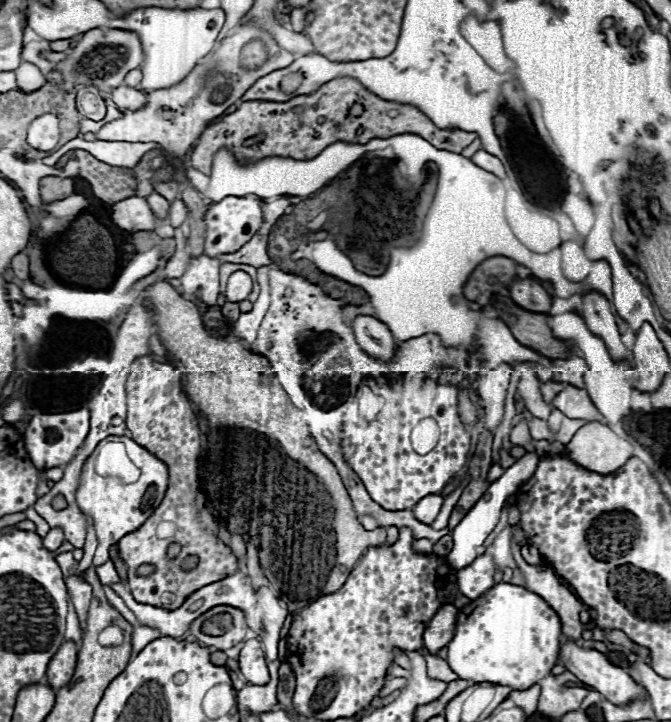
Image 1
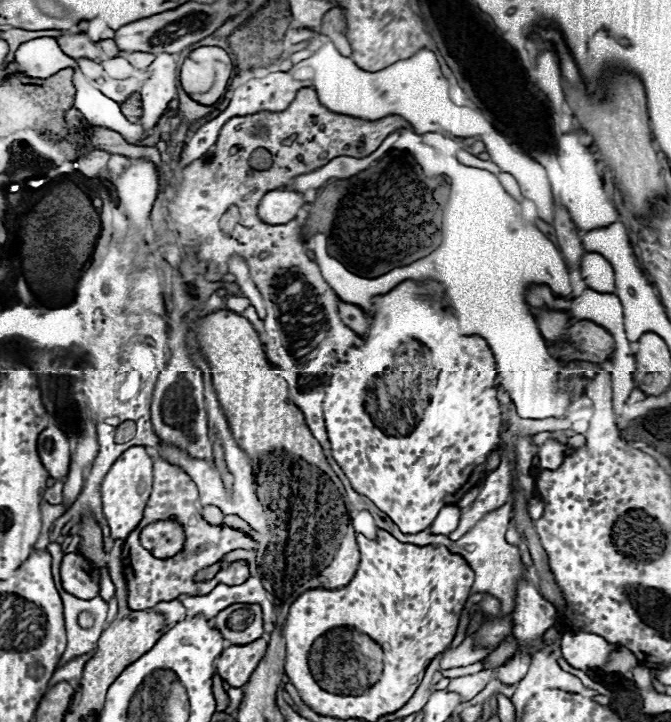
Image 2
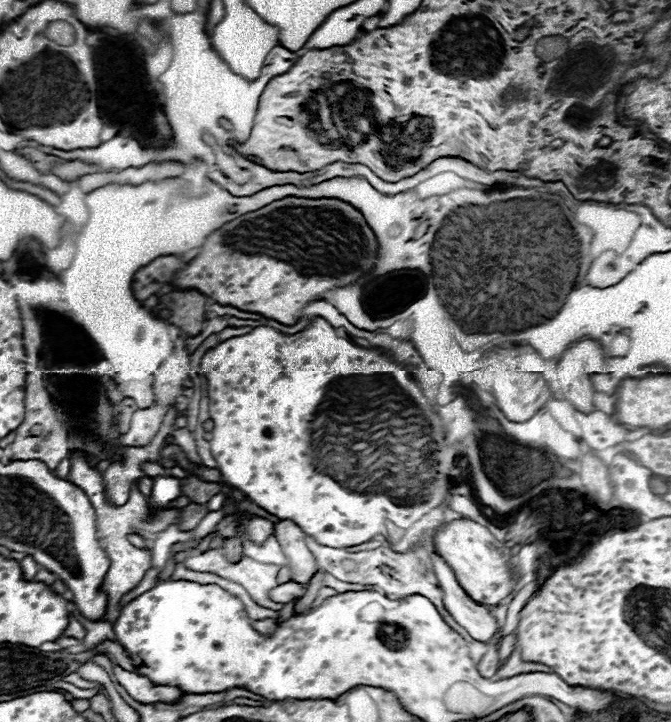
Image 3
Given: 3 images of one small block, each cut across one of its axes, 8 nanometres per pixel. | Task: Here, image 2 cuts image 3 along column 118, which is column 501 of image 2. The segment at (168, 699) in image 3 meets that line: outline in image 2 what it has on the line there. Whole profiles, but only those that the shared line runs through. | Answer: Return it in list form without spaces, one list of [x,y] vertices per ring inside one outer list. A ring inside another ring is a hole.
[[[518,650],[512,660],[508,660],[502,668],[498,668],[496,678],[506,686],[516,686],[526,676],[526,670],[528,670],[528,656],[526,652]]]

